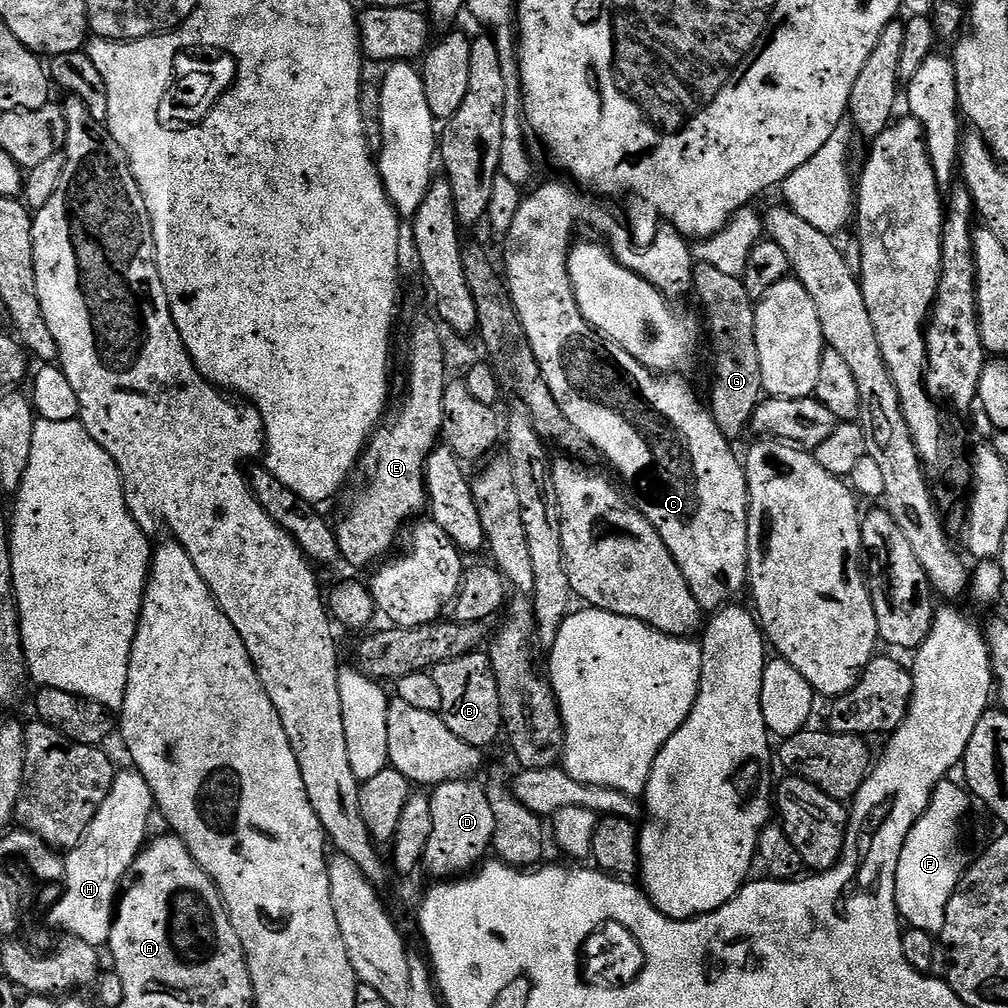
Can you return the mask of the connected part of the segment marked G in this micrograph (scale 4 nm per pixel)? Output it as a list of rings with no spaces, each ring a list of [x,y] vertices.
[[[696,264],[692,270],[692,286],[694,296],[704,307],[708,348],[712,351],[712,397],[706,400],[706,408],[718,430],[722,430],[729,442],[736,442],[744,431],[749,431],[754,410],[765,395],[756,345],[756,304],[746,294],[741,277],[725,274],[714,266]]]

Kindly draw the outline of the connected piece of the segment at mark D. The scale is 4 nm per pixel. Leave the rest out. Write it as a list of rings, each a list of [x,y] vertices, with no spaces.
[[[465,778],[435,785],[430,792],[430,815],[434,817],[434,830],[430,833],[430,842],[426,842],[422,868],[436,876],[432,878],[452,878],[467,873],[487,857],[484,855],[489,855],[494,838],[494,810],[490,806],[487,787],[481,781],[479,784],[476,778]]]

